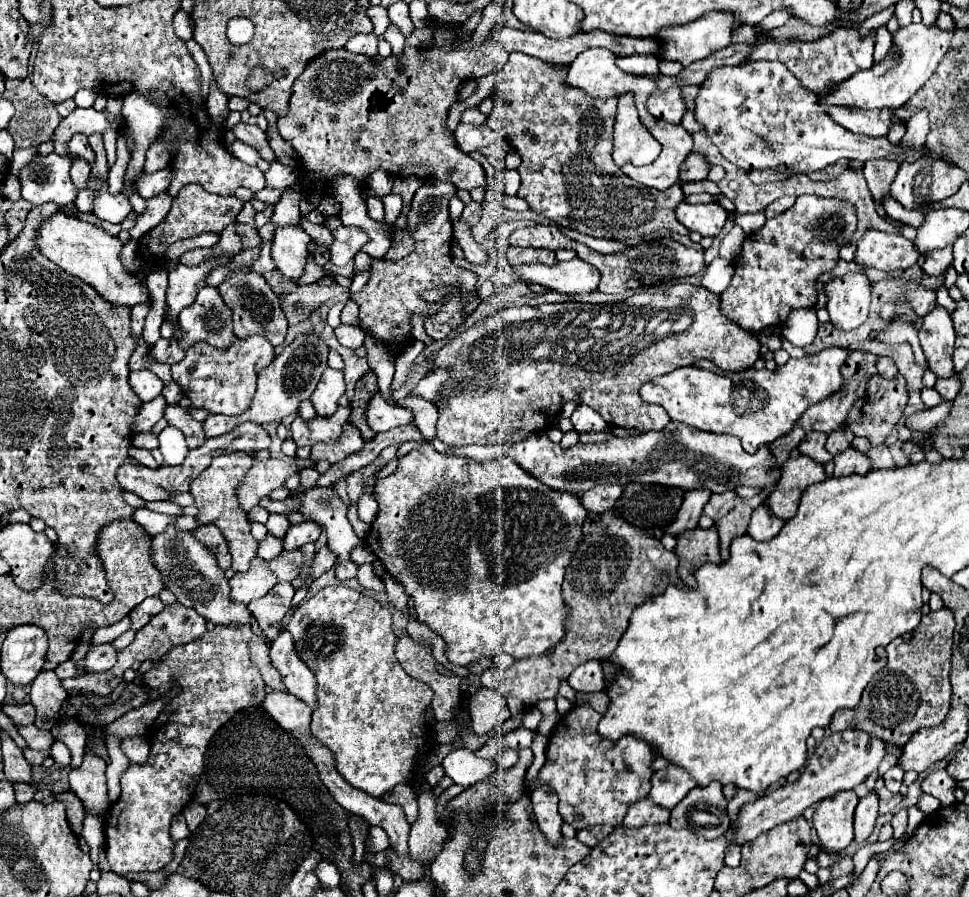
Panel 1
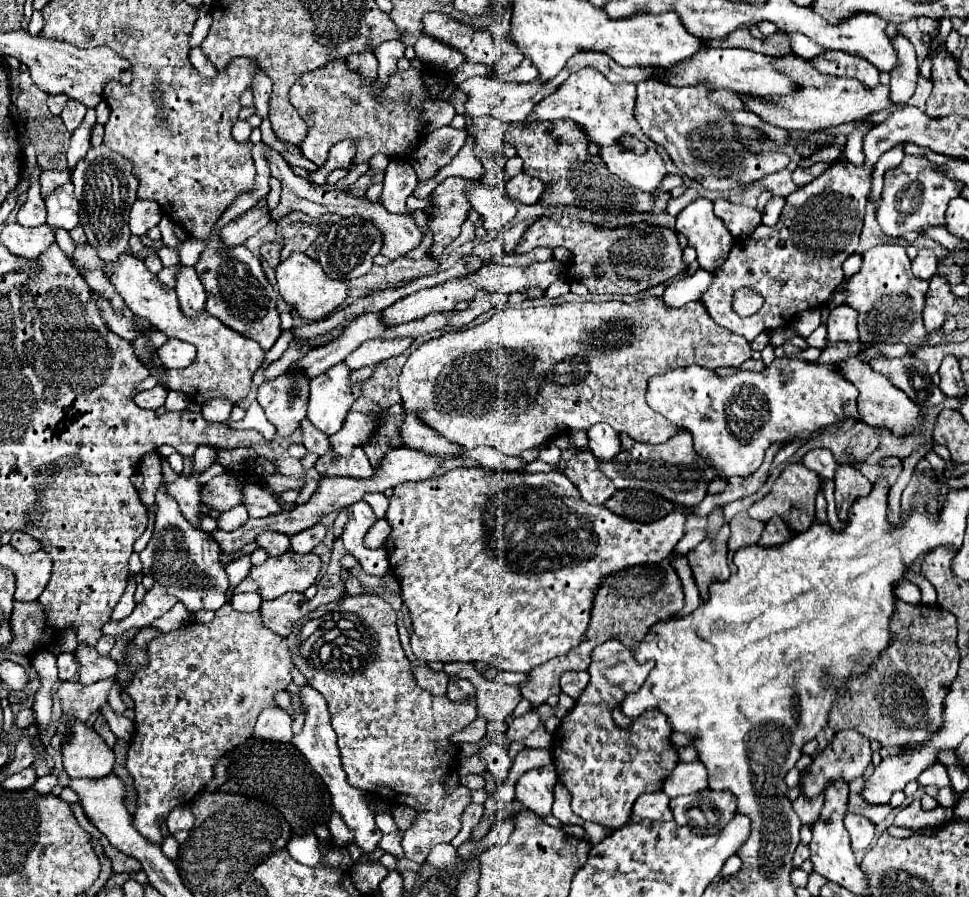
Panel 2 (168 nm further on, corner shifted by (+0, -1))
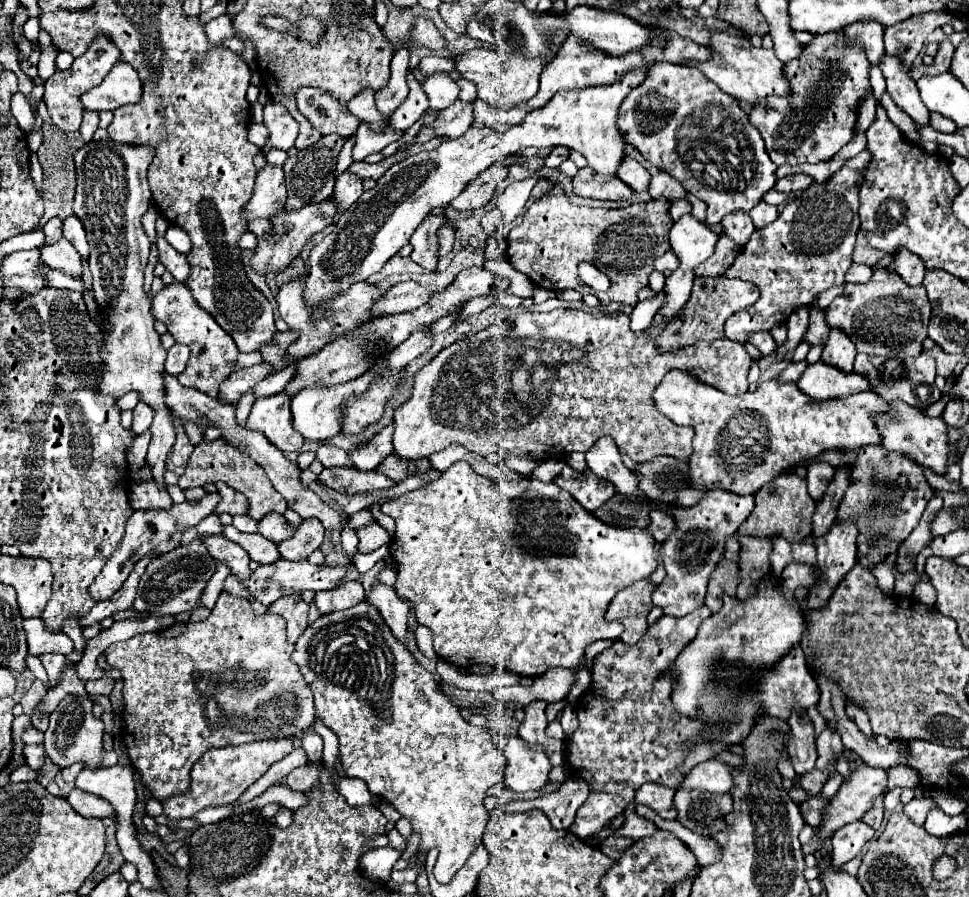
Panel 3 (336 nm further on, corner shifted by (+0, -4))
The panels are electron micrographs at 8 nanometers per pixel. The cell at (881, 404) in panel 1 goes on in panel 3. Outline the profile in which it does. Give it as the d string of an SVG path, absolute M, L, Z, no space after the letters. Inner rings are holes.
M837 468L823 500L817 502L817 510L813 514L813 536L815 538L829 532L829 526L833 526L835 512L837 512L837 508L841 504L841 498L843 498L847 488L849 488L849 470L847 468Z

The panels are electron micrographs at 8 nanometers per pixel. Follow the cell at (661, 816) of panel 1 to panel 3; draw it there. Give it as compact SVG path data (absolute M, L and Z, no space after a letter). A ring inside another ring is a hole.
M643 784L637 790L635 804L649 806L651 810L655 810L665 820L675 820L677 810L673 808L673 794L675 794L673 788L665 788L661 784Z

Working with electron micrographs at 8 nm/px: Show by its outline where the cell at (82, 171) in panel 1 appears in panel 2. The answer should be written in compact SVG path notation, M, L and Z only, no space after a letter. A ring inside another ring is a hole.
M87 109L87 115L81 123L81 127L73 133L71 137L71 145L69 145L69 151L67 151L67 167L69 171L75 169L77 161L81 161L81 157L85 157L85 153L89 151L89 137L91 137L91 127L97 123L95 119L95 109Z

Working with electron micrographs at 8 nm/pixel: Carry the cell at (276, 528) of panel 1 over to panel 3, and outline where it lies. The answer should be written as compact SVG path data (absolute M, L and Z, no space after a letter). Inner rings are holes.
M227 525L223 530L223 536L237 542L249 554L249 558L255 560L257 564L271 564L277 558L281 558L277 544L263 538L261 534L243 534L243 532L235 530L235 526Z

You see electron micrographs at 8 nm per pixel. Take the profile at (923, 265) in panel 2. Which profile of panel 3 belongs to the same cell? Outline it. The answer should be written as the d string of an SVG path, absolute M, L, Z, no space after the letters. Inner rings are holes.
M899 250L893 258L893 262L887 266L887 272L897 272L901 280L909 286L919 286L925 276L925 268L917 256L913 256L909 250Z

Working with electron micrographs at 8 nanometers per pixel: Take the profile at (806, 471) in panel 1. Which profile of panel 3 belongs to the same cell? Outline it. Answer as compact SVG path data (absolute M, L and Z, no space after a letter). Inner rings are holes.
M783 474L769 484L765 484L757 494L755 494L755 508L741 524L737 534L743 536L759 536L759 538L773 538L781 536L785 540L801 542L811 534L811 516L815 512L815 502L811 500L807 492L807 484L803 478L797 474Z

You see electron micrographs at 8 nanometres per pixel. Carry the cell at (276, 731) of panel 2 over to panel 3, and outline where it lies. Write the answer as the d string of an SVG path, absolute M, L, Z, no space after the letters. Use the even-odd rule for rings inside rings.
M293 738L283 740L261 740L261 742L249 742L239 746L225 746L225 748L213 748L207 750L197 764L191 768L191 786L189 792L169 796L163 802L163 812L169 818L171 824L175 824L181 818L191 818L197 812L201 812L207 806L227 806L239 800L239 796L255 782L259 780L273 762L281 760L285 754L293 750Z

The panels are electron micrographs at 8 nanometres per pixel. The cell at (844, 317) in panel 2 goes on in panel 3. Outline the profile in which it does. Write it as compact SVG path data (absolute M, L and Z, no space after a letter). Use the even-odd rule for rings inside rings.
M831 330L821 360L843 372L851 372L853 358L855 358L855 344L841 330Z

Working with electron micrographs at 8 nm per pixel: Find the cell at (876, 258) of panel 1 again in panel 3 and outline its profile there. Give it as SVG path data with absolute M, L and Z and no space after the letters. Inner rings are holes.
M873 270L867 284L845 284L841 298L837 296L825 310L827 324L841 328L855 344L857 352L875 356L917 356L923 352L921 342L927 338L927 324L931 316L931 304L923 286L907 286L897 274Z

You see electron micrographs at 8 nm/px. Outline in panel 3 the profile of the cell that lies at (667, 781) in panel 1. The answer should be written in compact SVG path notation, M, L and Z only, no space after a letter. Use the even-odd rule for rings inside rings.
M721 760L697 764L683 780L683 788L701 788L707 792L729 792L733 788L733 768Z

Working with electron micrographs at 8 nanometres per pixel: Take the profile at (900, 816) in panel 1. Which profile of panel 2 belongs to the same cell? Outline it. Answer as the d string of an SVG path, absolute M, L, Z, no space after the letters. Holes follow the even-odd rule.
M913 803L913 805L903 807L895 815L895 825L899 825L899 827L911 827L911 829L921 829L921 827L927 827L927 823L929 823L927 815L929 813L921 811L919 803Z

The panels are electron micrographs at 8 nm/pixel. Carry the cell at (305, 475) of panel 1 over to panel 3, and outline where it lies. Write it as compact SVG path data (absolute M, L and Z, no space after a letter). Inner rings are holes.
M217 438L215 442L201 442L199 446L195 446L189 464L183 472L183 476L179 478L177 486L181 490L187 490L191 486L205 486L205 484L215 484L215 482L225 482L229 488L245 494L249 508L247 508L247 516L253 520L261 520L261 516L269 514L269 512L277 512L283 514L288 508L285 498L273 488L273 484L269 484L269 478L265 476L265 470L249 456L245 456L243 452L239 452L235 446L227 444L225 440Z

